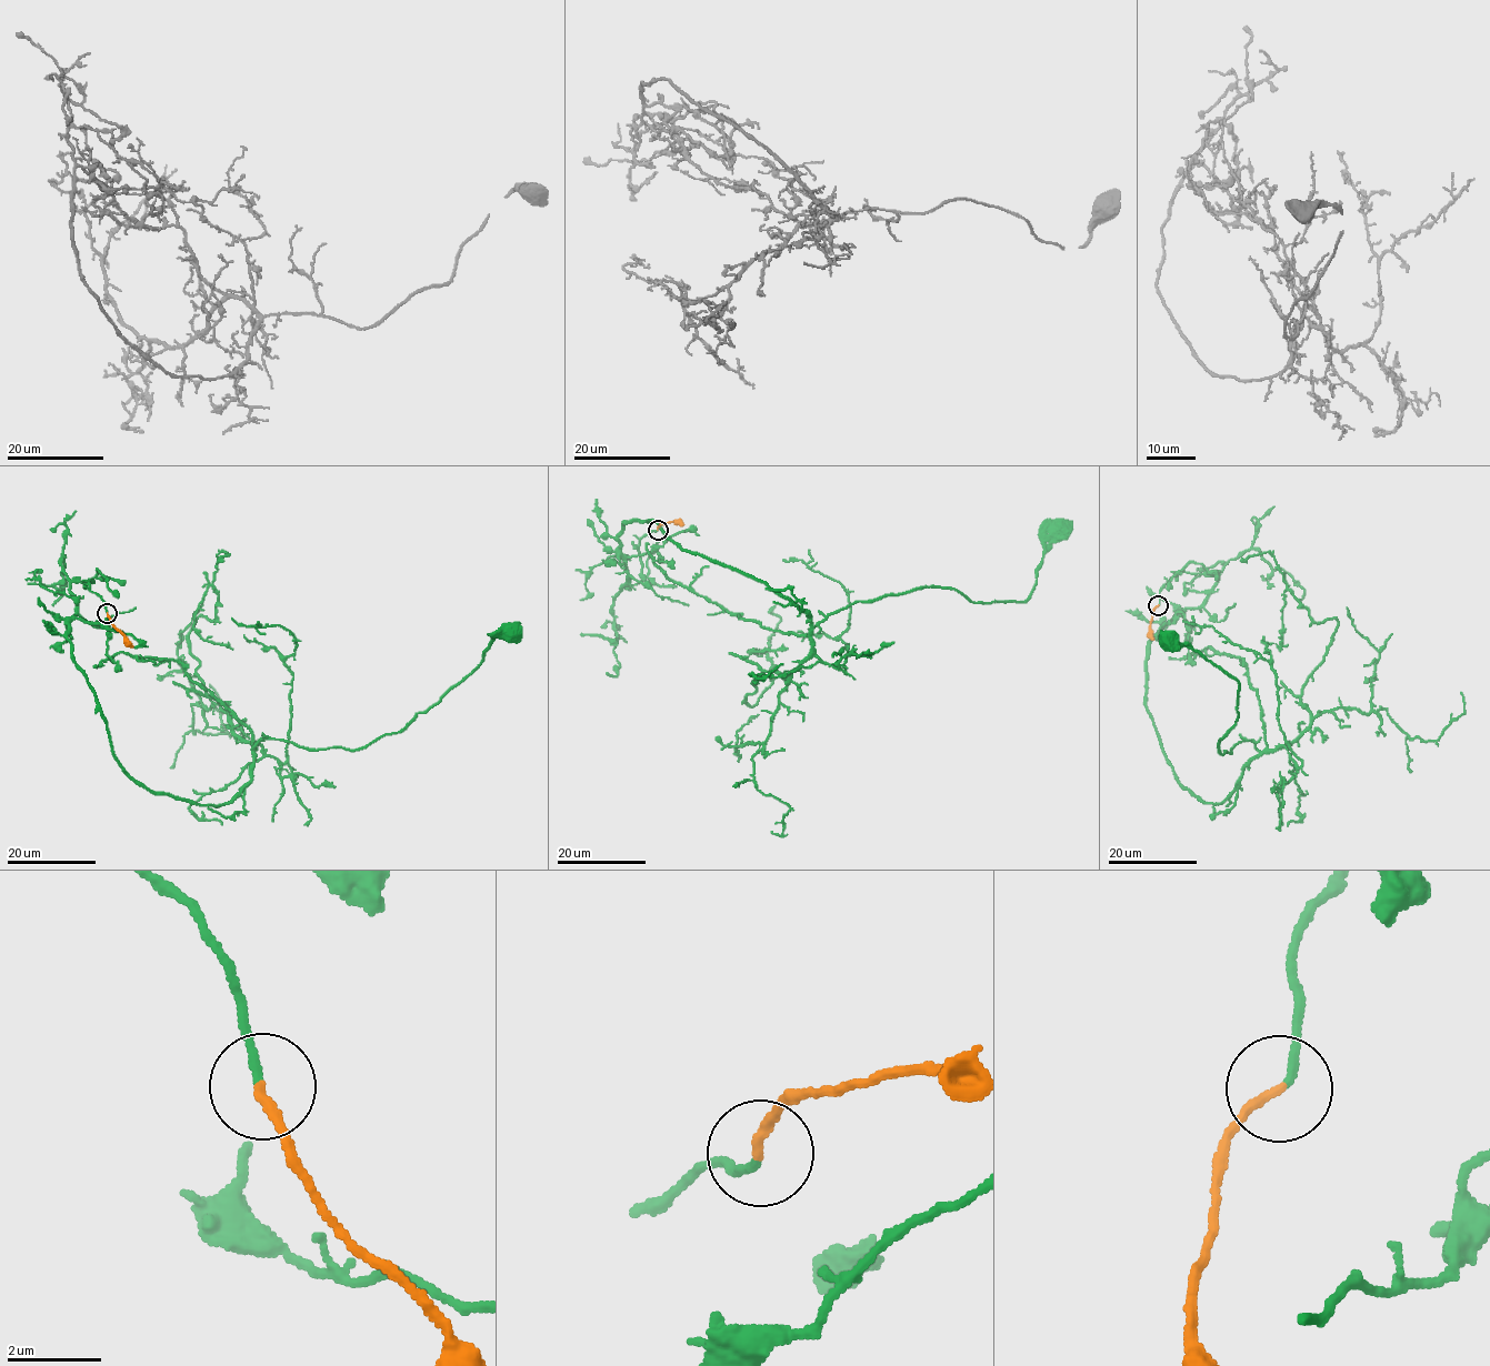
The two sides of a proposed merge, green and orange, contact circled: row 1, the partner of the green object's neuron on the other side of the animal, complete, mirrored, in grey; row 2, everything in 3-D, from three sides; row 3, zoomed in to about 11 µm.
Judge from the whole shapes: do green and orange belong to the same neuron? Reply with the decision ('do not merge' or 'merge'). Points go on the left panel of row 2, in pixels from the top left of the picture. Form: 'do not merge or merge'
merge

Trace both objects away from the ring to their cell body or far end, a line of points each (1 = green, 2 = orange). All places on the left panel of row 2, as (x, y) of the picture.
1: (107, 613), (71, 583), (67, 640), (116, 760), (207, 804), (251, 779), (261, 740), (401, 731), (510, 633)
2: (107, 613), (132, 646)

